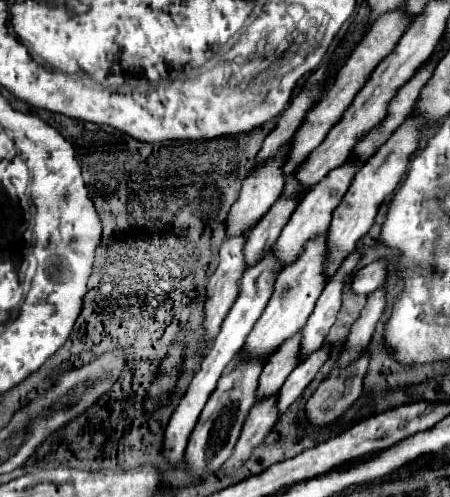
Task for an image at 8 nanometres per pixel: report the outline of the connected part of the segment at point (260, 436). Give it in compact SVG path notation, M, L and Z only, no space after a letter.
M272 396L268 400L260 400L258 404L252 406L252 410L250 410L250 414L242 426L242 434L236 442L236 450L230 456L230 460L226 460L226 464L222 466L224 474L242 468L248 462L252 450L260 442L266 440L268 432L272 430L272 426L276 424L276 418L278 418L274 402L276 402L276 396Z

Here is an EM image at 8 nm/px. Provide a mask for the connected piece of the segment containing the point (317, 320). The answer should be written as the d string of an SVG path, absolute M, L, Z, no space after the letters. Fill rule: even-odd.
M358 250L348 256L348 260L340 266L340 272L326 284L324 292L320 294L320 300L316 302L316 308L312 310L306 326L300 330L302 340L300 340L300 360L304 360L308 354L320 350L324 344L324 338L330 330L330 326L336 320L336 314L340 310L342 302L342 288L346 286L346 276L352 272L352 268L358 262Z

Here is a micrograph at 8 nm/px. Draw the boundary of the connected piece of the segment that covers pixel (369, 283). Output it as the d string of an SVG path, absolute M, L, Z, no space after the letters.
M374 262L374 264L368 264L364 268L360 268L352 280L350 280L350 290L354 294L370 294L374 292L386 278L386 272L384 272L384 262Z

